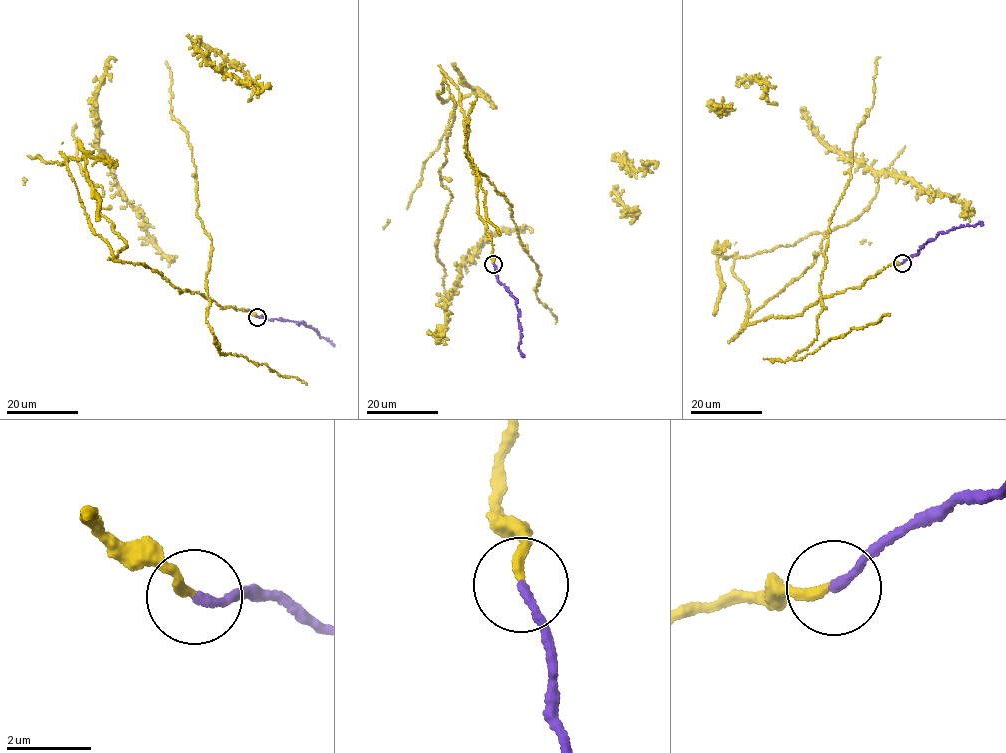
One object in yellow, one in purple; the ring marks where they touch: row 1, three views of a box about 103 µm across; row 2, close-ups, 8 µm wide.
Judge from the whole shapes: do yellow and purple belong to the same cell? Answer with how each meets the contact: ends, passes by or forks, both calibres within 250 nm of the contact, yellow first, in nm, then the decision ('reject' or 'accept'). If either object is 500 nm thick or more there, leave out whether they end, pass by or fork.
yellow ends; purple ends; calibres 200 and 180 nm; accept

